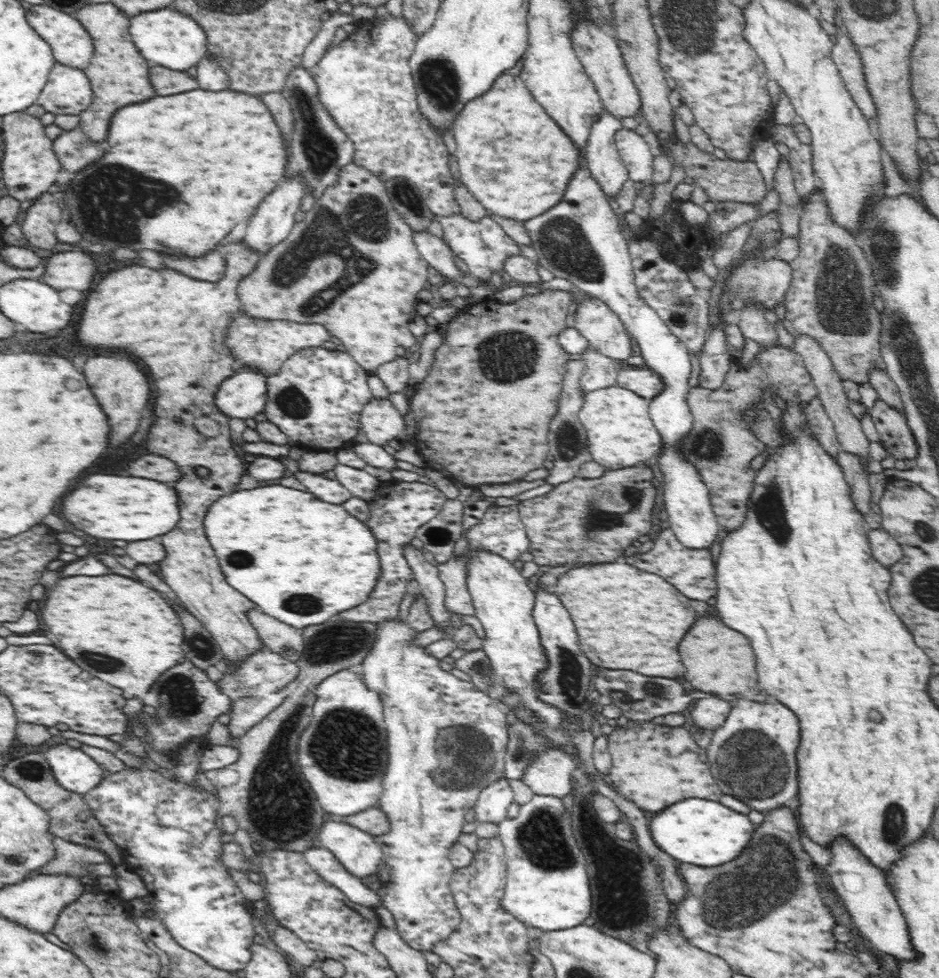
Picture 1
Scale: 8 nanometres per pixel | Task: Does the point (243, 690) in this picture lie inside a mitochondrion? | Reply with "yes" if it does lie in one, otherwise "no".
yes

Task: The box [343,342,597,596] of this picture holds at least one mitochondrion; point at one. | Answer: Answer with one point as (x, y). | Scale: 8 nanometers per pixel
(568, 445)

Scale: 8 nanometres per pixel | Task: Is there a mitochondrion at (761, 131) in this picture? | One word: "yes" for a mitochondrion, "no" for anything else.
no

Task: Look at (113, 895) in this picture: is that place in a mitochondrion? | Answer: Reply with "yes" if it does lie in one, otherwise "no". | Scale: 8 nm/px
no

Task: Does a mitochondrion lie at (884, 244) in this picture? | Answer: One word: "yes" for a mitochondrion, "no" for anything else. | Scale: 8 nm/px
yes

